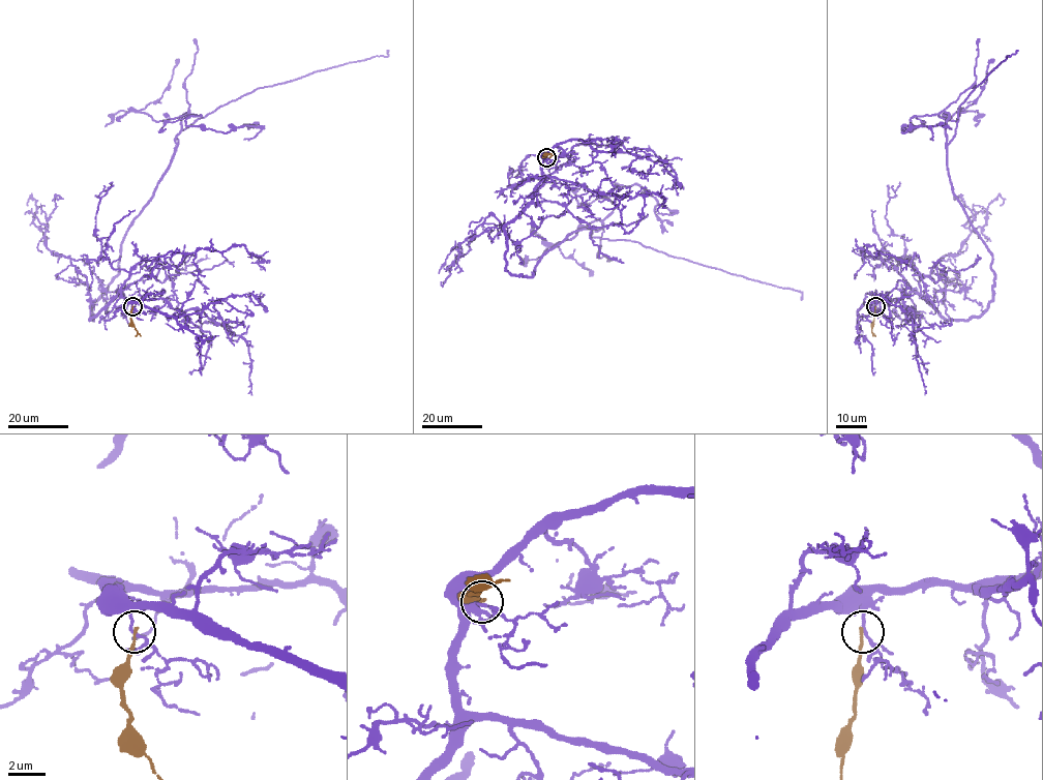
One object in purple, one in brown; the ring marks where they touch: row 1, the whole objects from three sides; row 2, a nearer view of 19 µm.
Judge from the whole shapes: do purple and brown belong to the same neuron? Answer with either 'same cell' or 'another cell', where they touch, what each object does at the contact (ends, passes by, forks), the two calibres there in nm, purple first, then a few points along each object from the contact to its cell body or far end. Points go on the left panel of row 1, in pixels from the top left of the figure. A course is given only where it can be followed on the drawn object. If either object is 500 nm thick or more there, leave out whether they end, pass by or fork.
another cell; at (132, 306); purple passes by; brown ends there; 130 nm thick on the purple side, 150 nm on the other; purple runs (132, 306), (119, 292), (90, 320), (176, 137), (258, 89), (388, 50); brown runs (132, 306), (130, 319), (138, 333), (136, 336)

